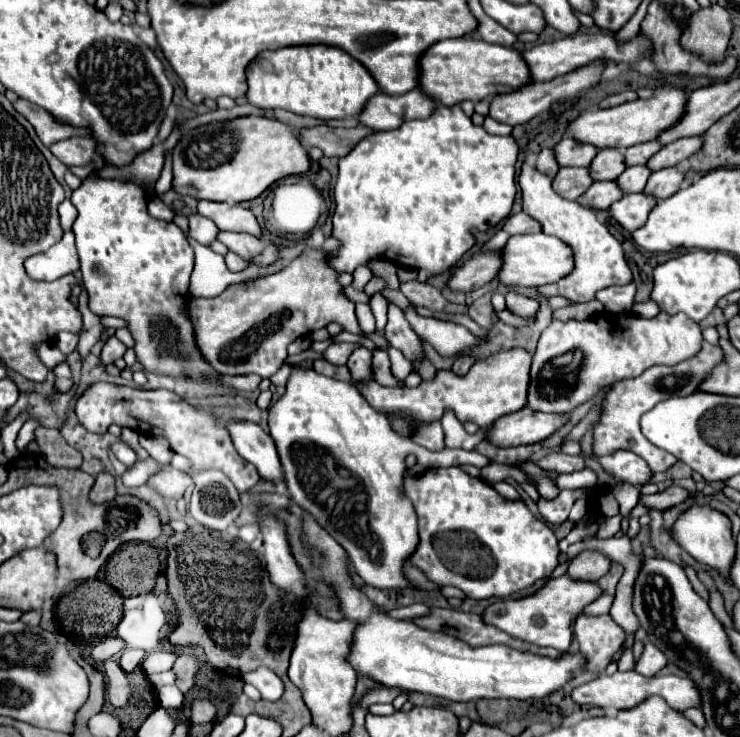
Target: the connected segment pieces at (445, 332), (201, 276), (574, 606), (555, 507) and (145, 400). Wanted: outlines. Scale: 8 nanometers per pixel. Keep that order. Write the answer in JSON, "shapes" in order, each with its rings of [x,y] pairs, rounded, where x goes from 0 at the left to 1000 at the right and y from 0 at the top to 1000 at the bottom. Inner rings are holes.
{"shapes":[[[[553,414],[545,419],[547,433],[553,436],[555,446],[580,468],[588,471],[588,476],[596,484],[615,484],[636,471],[650,468],[653,463],[642,457],[631,444],[618,441],[612,436],[593,436],[585,430],[572,430],[564,425],[561,414]]],[[[255,324],[255,330],[264,338],[264,365],[258,370],[258,398],[264,403],[288,403],[288,400],[296,400],[309,384],[318,384],[318,381],[323,384],[336,376],[374,370],[385,362],[385,351],[374,351],[355,362],[345,360],[345,362],[334,362],[326,370],[312,370],[304,362],[304,354],[299,351],[299,346],[293,346],[288,338],[272,330],[261,330],[261,324]]],[[[766,780],[742,786],[728,802],[704,813],[669,815],[653,829],[653,845],[661,845],[701,870],[712,870],[728,878],[750,878],[755,886],[764,886],[772,875],[772,843],[785,834],[788,824],[804,815],[812,807],[812,799],[804,791],[772,788]]],[[[785,662],[778,665],[761,665],[750,677],[736,677],[728,672],[726,680],[726,688],[728,688],[728,696],[747,712],[755,712],[761,710],[766,701],[769,701],[769,693],[777,682],[777,677],[791,676],[799,666],[797,662]]],[[[126,520],[101,544],[101,563],[120,588],[142,588],[145,579],[155,574],[161,579],[174,579],[188,590],[201,590],[201,593],[218,590],[228,598],[236,615],[253,620],[261,628],[258,634],[261,639],[282,639],[282,636],[301,639],[315,653],[323,669],[336,666],[350,653],[347,636],[336,626],[323,620],[304,579],[291,574],[285,560],[266,558],[234,531],[226,528],[196,531],[196,528],[166,525],[155,520]]]]}

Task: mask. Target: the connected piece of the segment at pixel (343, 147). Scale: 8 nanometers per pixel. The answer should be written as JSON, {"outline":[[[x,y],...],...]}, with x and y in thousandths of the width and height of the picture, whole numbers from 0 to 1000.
{"outline":[[[426,170],[426,172],[407,175],[404,189],[407,189],[407,197],[415,202],[431,199],[439,208],[439,213],[464,213],[477,202],[482,191],[488,191],[499,180],[504,178],[493,178],[493,172],[464,175],[464,172]]]}

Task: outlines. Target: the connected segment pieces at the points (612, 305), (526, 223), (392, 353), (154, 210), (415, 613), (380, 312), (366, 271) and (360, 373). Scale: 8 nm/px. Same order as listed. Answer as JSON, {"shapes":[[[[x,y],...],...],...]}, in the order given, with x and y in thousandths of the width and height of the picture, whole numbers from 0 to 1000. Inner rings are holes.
{"shapes":[[[[850,384],[842,389],[820,389],[807,398],[807,406],[828,427],[853,425],[855,411],[858,411],[858,384]]],[[[693,289],[682,297],[680,303],[680,313],[685,313],[688,319],[699,319],[699,316],[728,316],[731,308],[723,297],[718,297],[715,292],[704,289]]],[[[534,472],[523,474],[523,479],[526,479],[526,490],[528,490],[528,506],[531,506],[531,512],[536,512],[539,517],[545,517],[555,503],[558,503],[558,498],[555,498],[555,493],[536,476]]],[[[207,265],[204,270],[201,270],[201,292],[204,294],[212,294],[212,297],[223,297],[223,300],[231,300],[234,297],[234,284],[231,281],[226,281],[212,265]]],[[[559,818],[550,824],[541,824],[523,830],[526,836],[534,840],[558,841],[561,837],[569,837],[580,832],[580,824],[573,818]]],[[[509,395],[509,398],[504,398],[499,403],[499,417],[501,417],[501,422],[504,422],[508,434],[508,449],[518,449],[523,440],[524,412],[524,406],[518,403],[515,395]]],[[[495,360],[482,362],[480,368],[476,370],[476,373],[477,383],[474,388],[482,393],[491,393],[493,387],[504,376],[501,366]]],[[[482,471],[474,482],[469,495],[474,498],[474,509],[477,514],[488,517],[488,514],[499,514],[501,512],[501,476],[496,471]]]]}

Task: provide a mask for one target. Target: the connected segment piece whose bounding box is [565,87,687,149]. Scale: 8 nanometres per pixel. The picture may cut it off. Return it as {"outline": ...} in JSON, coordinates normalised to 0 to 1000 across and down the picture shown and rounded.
{"outline":[[[896,118],[880,134],[861,134],[826,148],[796,148],[769,167],[764,183],[777,189],[780,194],[801,197],[804,202],[847,202],[861,194],[882,191],[896,175],[907,172],[918,161],[926,145],[926,134],[926,123],[915,118]]]}

